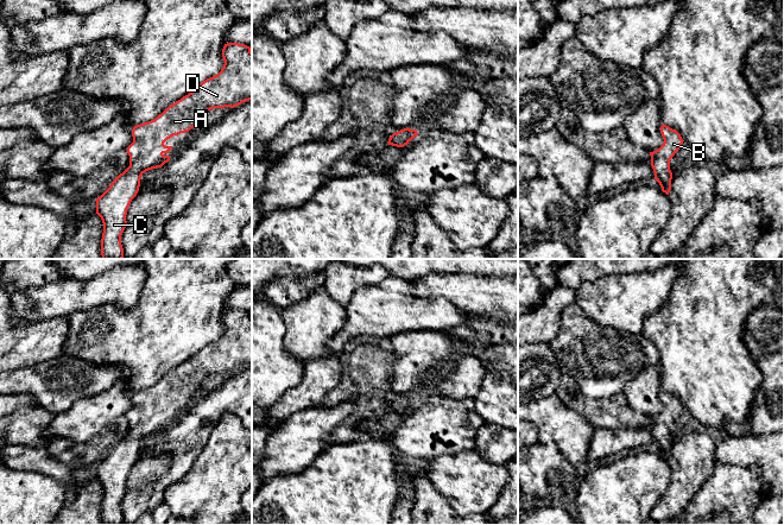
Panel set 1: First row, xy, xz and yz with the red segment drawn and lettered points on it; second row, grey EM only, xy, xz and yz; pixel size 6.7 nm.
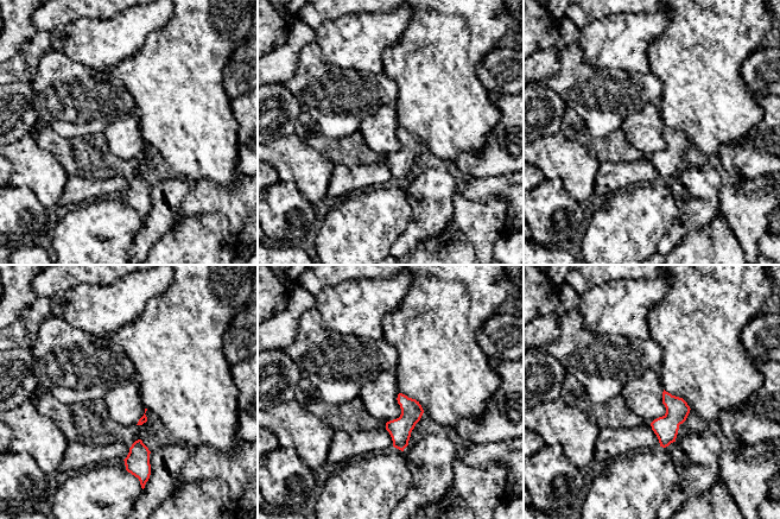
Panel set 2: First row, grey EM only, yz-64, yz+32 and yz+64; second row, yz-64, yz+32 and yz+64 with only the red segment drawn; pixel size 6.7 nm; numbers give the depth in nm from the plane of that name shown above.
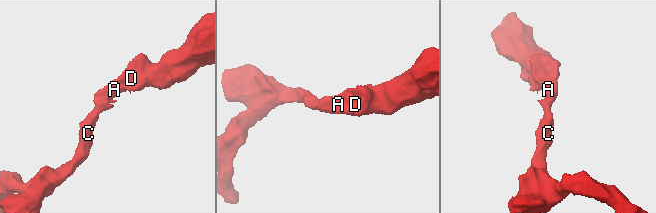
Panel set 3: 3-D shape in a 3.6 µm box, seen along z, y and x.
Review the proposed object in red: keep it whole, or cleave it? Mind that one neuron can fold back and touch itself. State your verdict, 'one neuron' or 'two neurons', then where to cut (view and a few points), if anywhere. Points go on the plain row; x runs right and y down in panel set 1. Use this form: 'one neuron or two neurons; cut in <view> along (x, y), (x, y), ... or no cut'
one neuron; no cut

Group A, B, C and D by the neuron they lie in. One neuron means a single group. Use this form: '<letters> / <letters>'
A B C D

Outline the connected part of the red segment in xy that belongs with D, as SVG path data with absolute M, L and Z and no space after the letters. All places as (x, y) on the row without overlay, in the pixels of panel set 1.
M227 309L222 323L225 330L217 341L170 371L154 386L133 393L133 409L127 413L129 432L96 464L96 480L103 489L102 525L124 524L121 501L127 492L127 475L139 457L141 442L170 426L166 419L172 412L165 412L164 409L173 401L189 398L210 375L234 374L252 366L251 314Z

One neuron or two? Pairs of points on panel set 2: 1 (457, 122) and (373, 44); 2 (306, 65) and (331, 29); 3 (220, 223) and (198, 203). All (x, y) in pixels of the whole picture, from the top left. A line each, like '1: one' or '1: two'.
1: two
2: two
3: two

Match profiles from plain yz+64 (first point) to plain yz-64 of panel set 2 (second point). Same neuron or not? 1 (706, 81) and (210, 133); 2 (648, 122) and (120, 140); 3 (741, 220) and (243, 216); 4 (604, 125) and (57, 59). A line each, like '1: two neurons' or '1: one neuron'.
1: one neuron
2: one neuron
3: two neurons
4: one neuron

